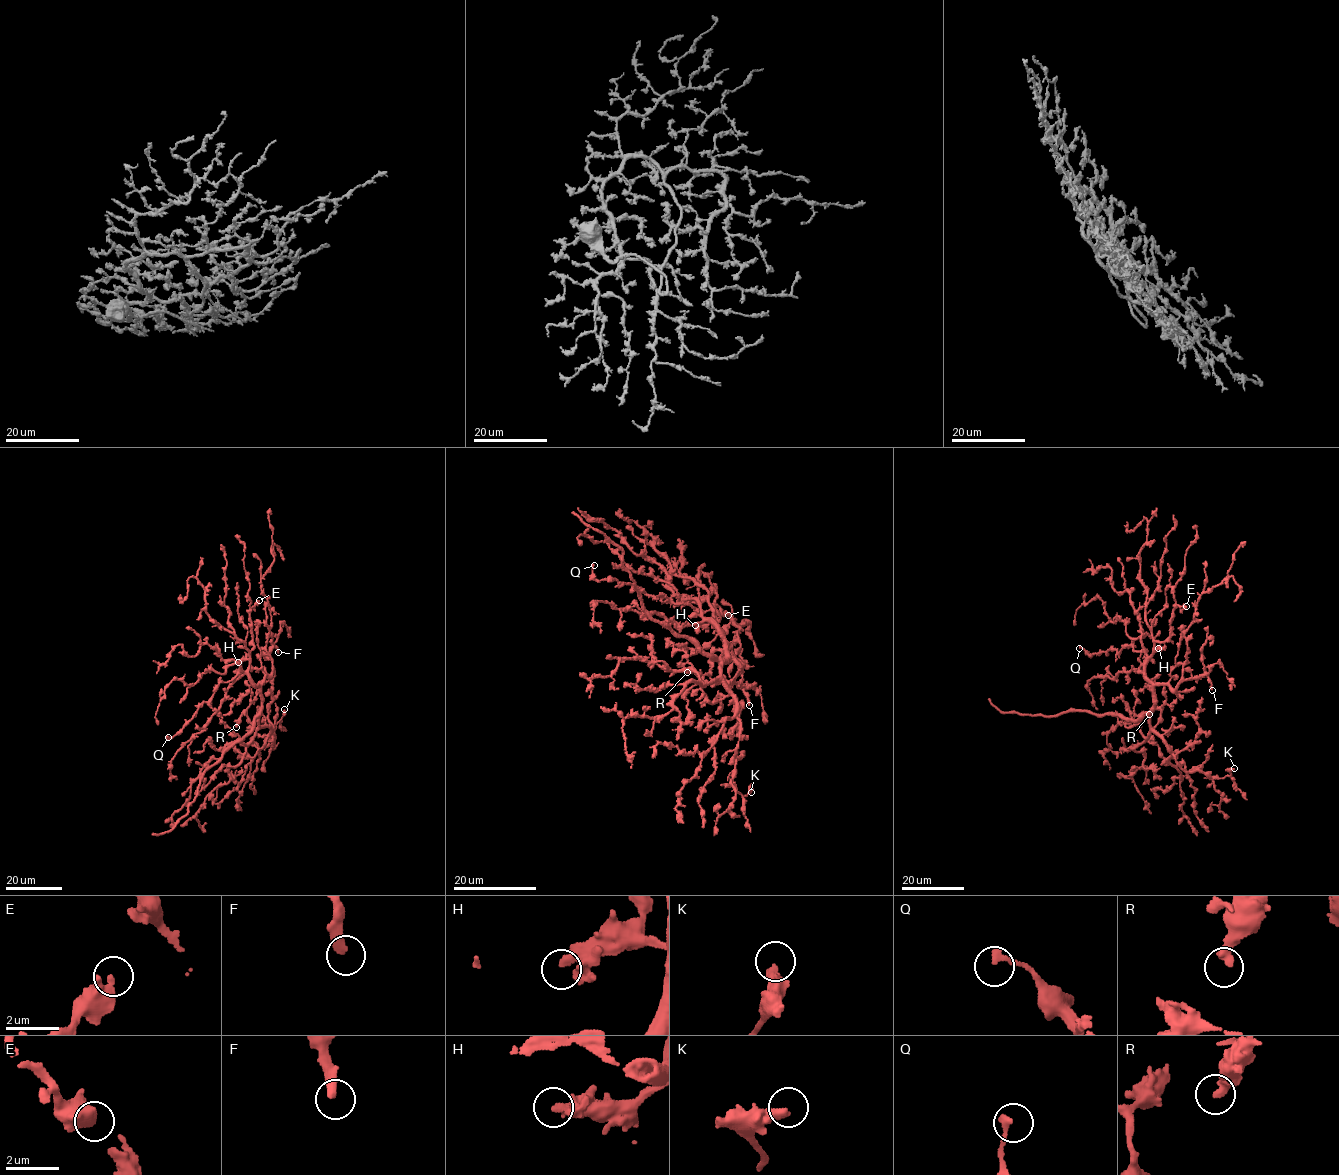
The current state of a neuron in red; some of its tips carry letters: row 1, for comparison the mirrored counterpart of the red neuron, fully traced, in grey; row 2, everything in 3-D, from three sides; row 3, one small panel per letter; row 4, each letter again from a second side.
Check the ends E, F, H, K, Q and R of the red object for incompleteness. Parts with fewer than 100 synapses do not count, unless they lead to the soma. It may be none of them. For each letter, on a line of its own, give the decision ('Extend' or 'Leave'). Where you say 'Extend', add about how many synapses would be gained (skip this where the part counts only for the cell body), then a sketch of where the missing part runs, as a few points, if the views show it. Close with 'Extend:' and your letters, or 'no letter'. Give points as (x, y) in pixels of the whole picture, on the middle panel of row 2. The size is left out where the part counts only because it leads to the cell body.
E: Leave
F: Extend. Roughly 120 synapses. Course of what is missing: (749, 705), (747, 725), (756, 760), (753, 756)
H: Leave
K: Leave
Q: Leave
R: Leave
Extend: F

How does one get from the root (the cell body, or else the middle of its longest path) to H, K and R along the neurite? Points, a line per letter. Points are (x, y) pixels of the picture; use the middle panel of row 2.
H: (727, 651), (728, 645), (711, 618), (712, 621), (707, 624), (695, 625)
K: (727, 651), (722, 678), (736, 703), (736, 714), (740, 720), (733, 781), (739, 794), (744, 796), (751, 792)
R: (727, 651), (727, 663), (721, 665), (719, 674), (713, 681), (704, 681), (696, 673), (687, 672)

